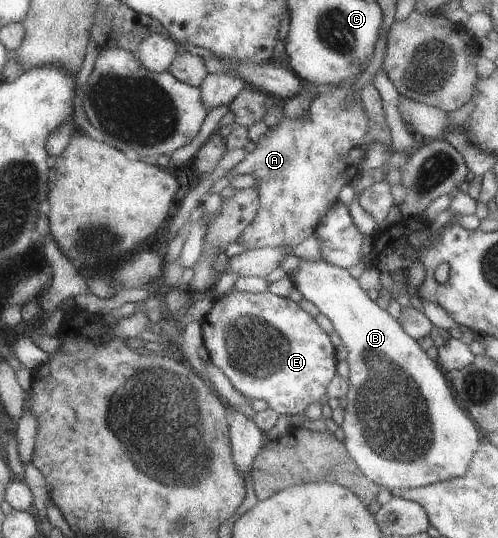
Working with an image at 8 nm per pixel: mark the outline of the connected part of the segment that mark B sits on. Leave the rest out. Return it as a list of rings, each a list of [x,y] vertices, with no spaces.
[[[323,260],[298,261],[296,269],[288,275],[293,288],[329,319],[341,340],[341,346],[348,352],[345,358],[348,364],[348,389],[344,397],[346,408],[340,427],[345,452],[362,475],[379,488],[385,487],[388,490],[422,487],[463,476],[482,439],[482,433],[455,399],[445,373],[425,355],[416,340],[403,332],[399,323],[385,309],[367,297],[346,269]]]

